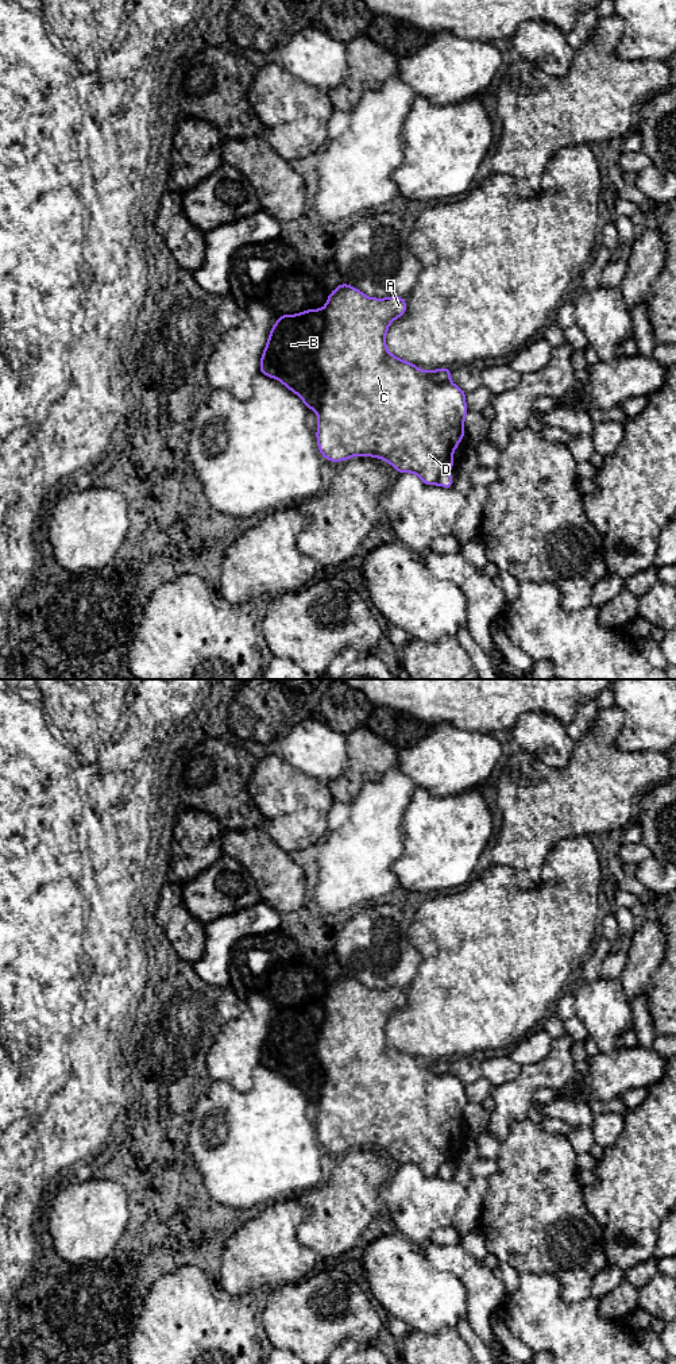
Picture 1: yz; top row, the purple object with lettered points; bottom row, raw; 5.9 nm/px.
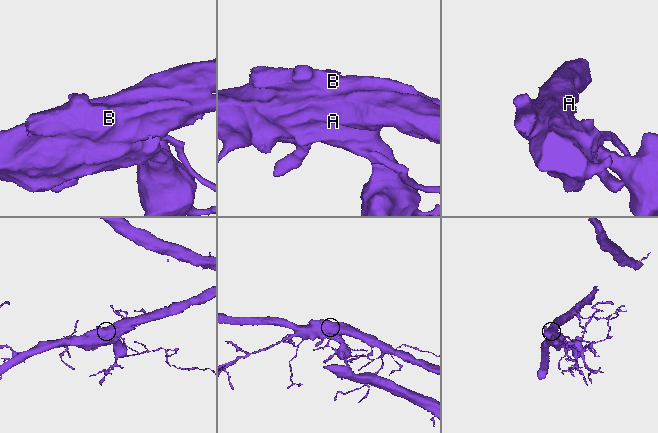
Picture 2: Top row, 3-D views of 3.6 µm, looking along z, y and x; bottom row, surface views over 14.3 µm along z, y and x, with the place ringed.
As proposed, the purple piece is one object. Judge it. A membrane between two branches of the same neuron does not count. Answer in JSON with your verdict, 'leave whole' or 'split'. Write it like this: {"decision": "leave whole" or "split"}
{"decision": "split"}

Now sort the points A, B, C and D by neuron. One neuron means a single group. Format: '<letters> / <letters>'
A C D / B

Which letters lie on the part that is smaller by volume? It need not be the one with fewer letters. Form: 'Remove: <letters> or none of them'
Remove: B

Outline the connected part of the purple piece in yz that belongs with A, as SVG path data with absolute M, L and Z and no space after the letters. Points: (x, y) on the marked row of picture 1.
M340 284L329 293L322 309L306 309L306 363L289 365L282 359L275 377L300 396L306 408L317 412L317 446L325 459L341 462L354 455L375 456L387 461L399 474L414 473L432 486L443 471L455 467L452 454L466 436L468 409L466 393L453 382L433 382L426 371L387 351L385 338L389 325L405 312L406 298L372 298L352 285Z

